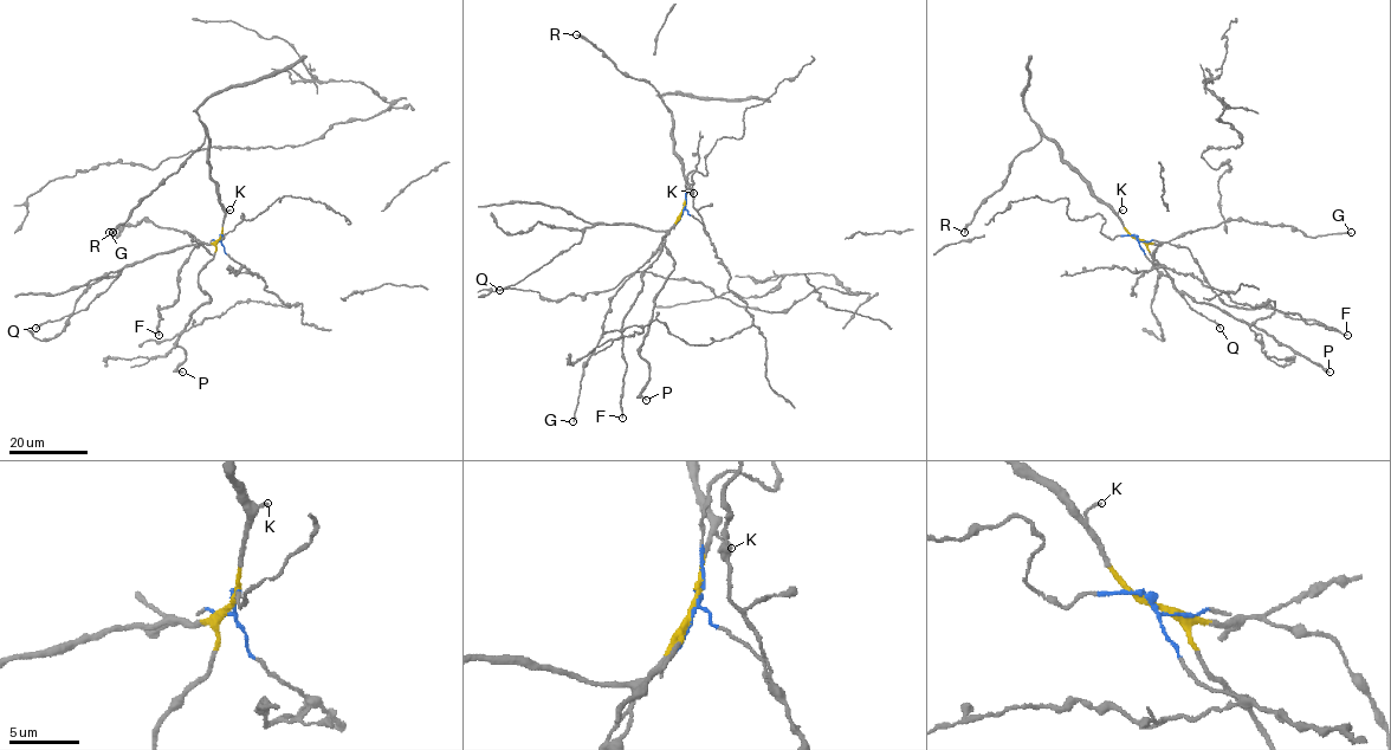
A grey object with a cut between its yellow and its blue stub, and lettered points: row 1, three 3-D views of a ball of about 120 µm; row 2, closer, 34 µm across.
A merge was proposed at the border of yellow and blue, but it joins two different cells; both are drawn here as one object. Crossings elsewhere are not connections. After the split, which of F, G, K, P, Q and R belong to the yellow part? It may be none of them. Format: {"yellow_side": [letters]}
{"yellow_side": ["F", "G", "K", "P", "Q", "R"]}

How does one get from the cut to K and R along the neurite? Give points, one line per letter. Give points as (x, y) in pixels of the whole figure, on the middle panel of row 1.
K: (684, 208), (688, 188), (693, 193)
R: (684, 208), (687, 181), (674, 150), (673, 115), (659, 92), (649, 83), (626, 77), (594, 44), (576, 36)

